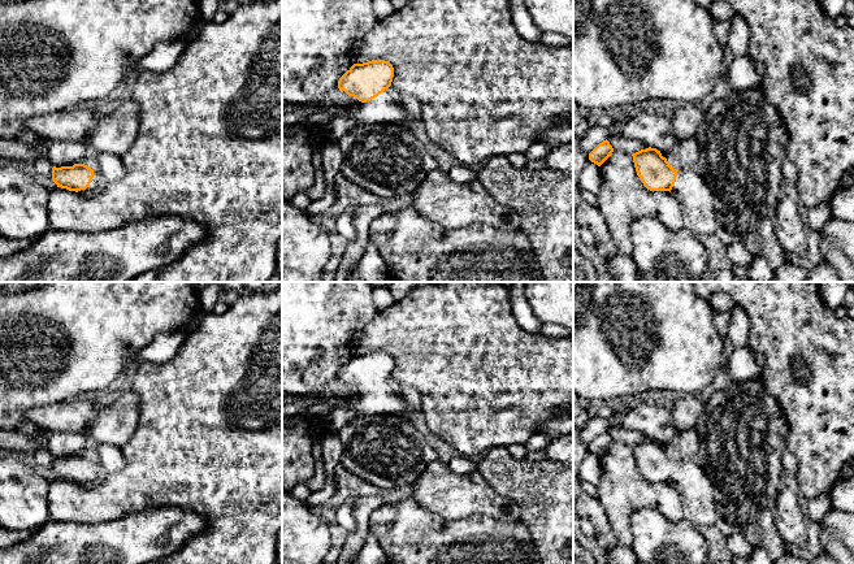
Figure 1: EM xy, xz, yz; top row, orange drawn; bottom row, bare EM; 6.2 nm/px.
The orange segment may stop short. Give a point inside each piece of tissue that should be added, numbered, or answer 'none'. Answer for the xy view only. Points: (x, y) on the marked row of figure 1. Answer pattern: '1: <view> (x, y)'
1: xy (98, 185)

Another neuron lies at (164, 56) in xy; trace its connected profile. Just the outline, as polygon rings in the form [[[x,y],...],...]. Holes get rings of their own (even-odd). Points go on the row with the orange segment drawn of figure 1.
[[[185,40],[162,42],[139,58],[130,71],[166,71],[172,69],[185,48]]]

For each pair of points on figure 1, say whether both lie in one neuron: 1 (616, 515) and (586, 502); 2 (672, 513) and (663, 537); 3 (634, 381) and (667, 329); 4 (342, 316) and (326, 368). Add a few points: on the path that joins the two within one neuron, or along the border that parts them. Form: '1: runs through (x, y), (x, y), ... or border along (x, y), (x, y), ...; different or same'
1: border along (597, 498), (616, 537); different
2: border along (641, 508), (655, 508), (671, 521), (683, 520); different
3: runs through (646, 368), (663, 342); same
4: runs through (329, 329), (326, 332), (326, 355); same

